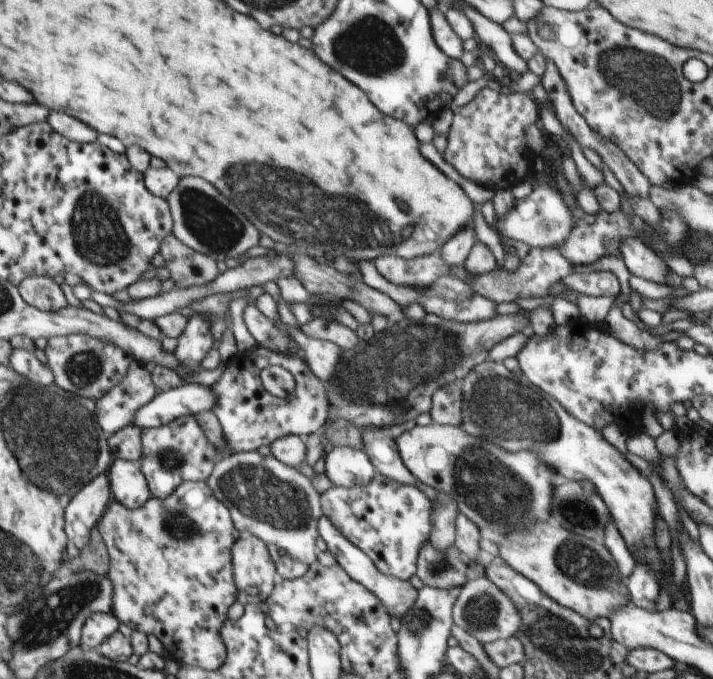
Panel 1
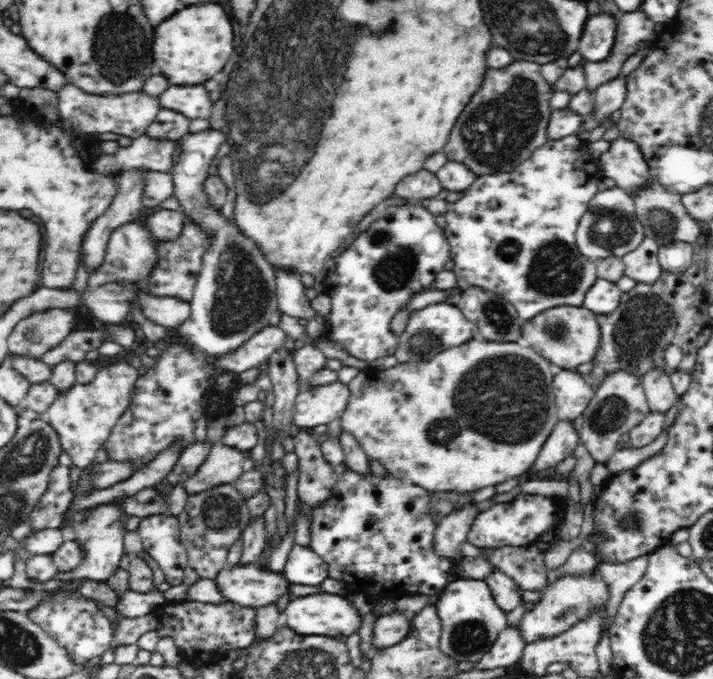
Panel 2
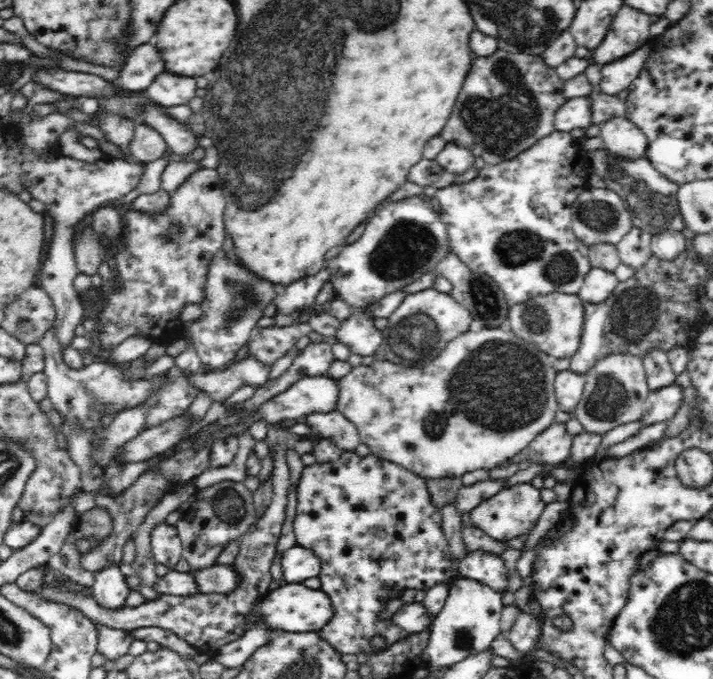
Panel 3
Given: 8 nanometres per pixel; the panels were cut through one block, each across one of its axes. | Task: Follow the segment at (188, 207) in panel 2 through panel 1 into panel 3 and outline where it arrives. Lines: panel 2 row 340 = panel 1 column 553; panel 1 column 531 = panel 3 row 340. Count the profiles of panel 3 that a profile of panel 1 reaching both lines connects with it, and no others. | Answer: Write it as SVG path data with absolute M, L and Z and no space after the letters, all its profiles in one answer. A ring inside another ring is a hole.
M225 253L215 258L209 268L209 282L205 286L206 298L199 305L201 316L198 320L184 322L184 330L179 335L186 335L194 341L194 348L203 366L225 368L236 356L236 352L249 340L251 330L258 326L263 316L264 308L273 302L276 296L274 285L259 280L254 273L240 268L234 256Z

